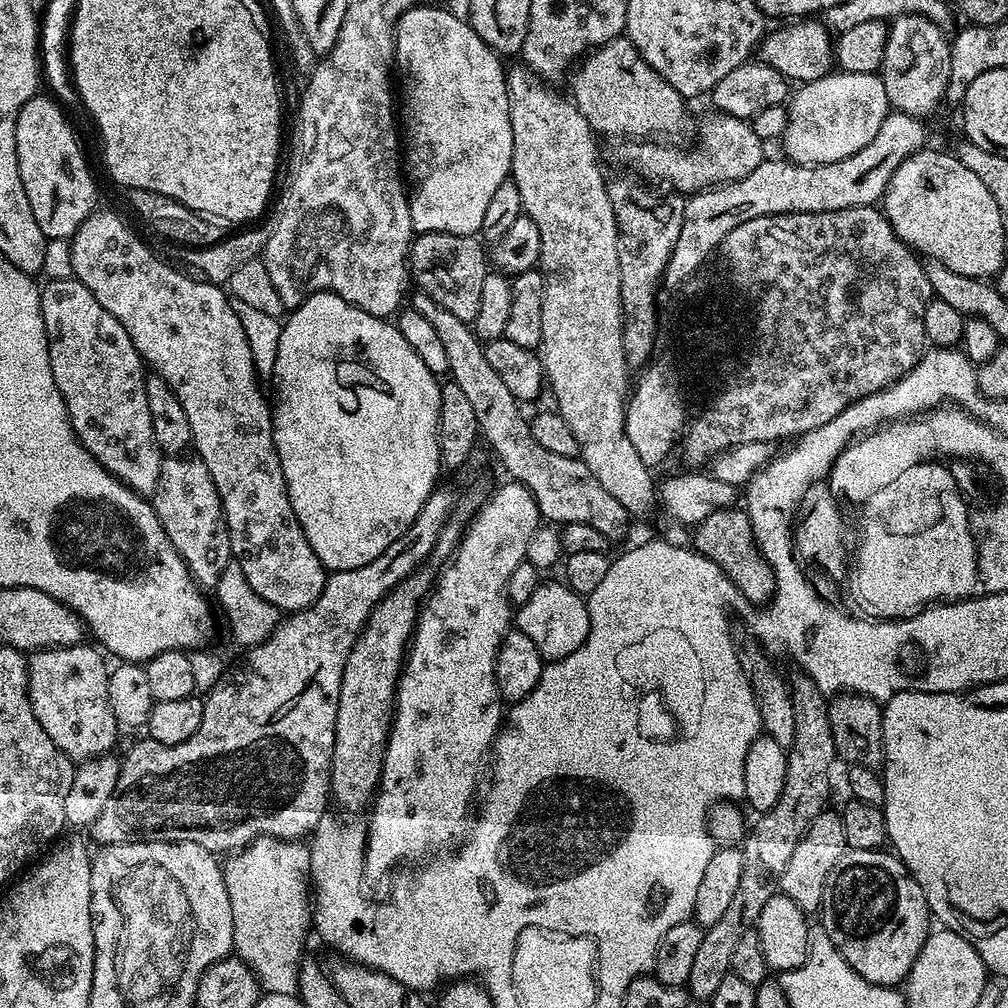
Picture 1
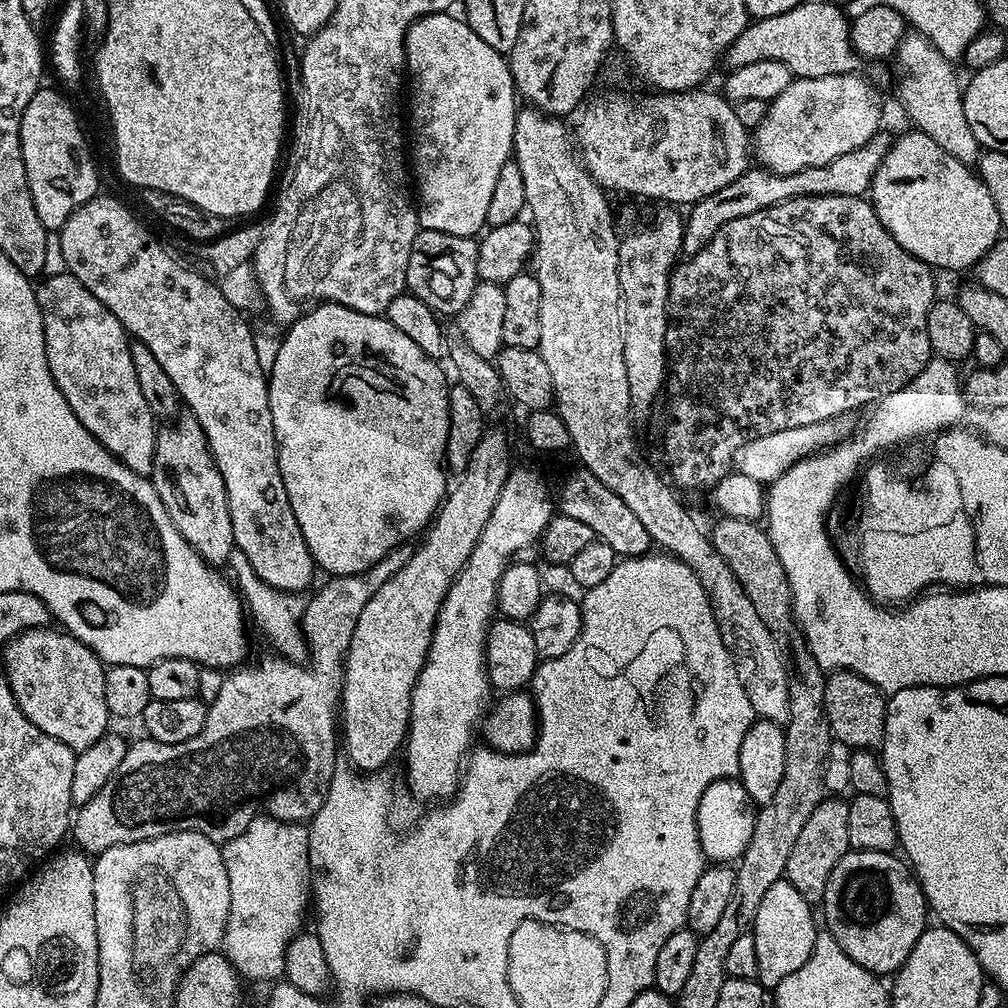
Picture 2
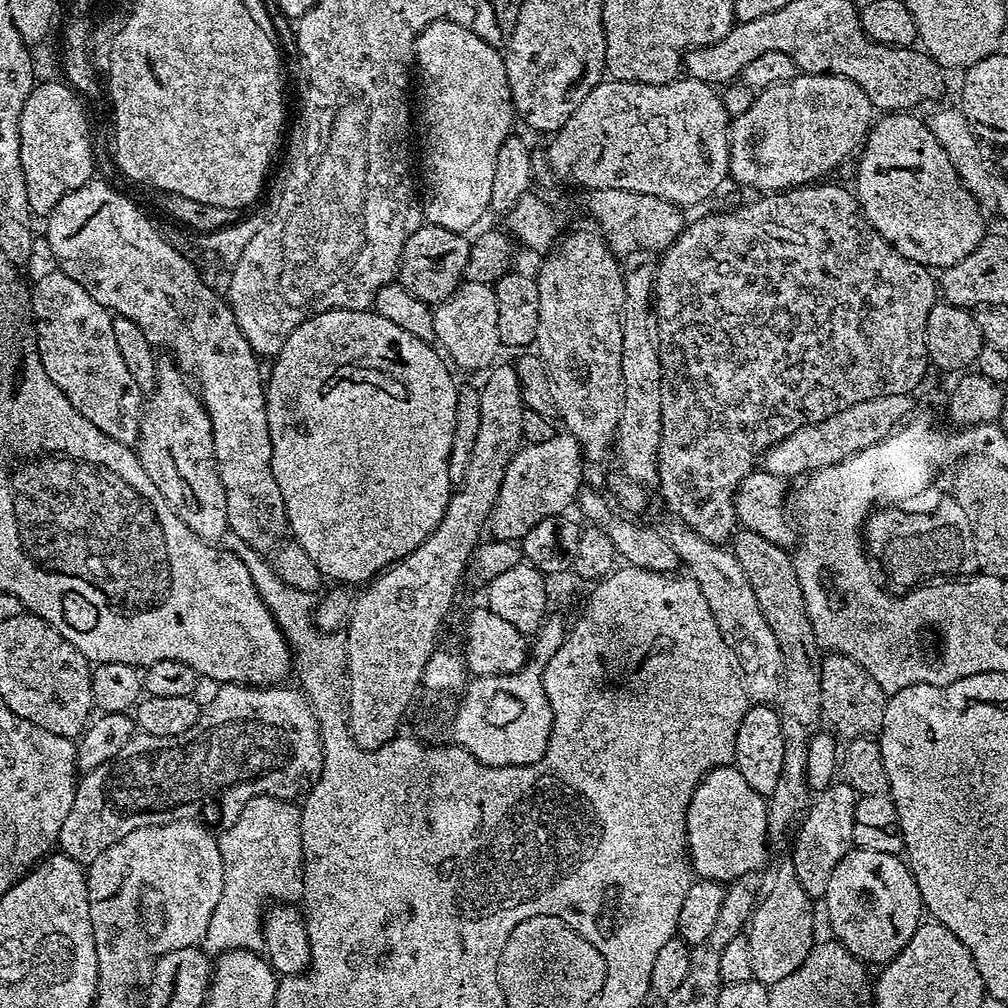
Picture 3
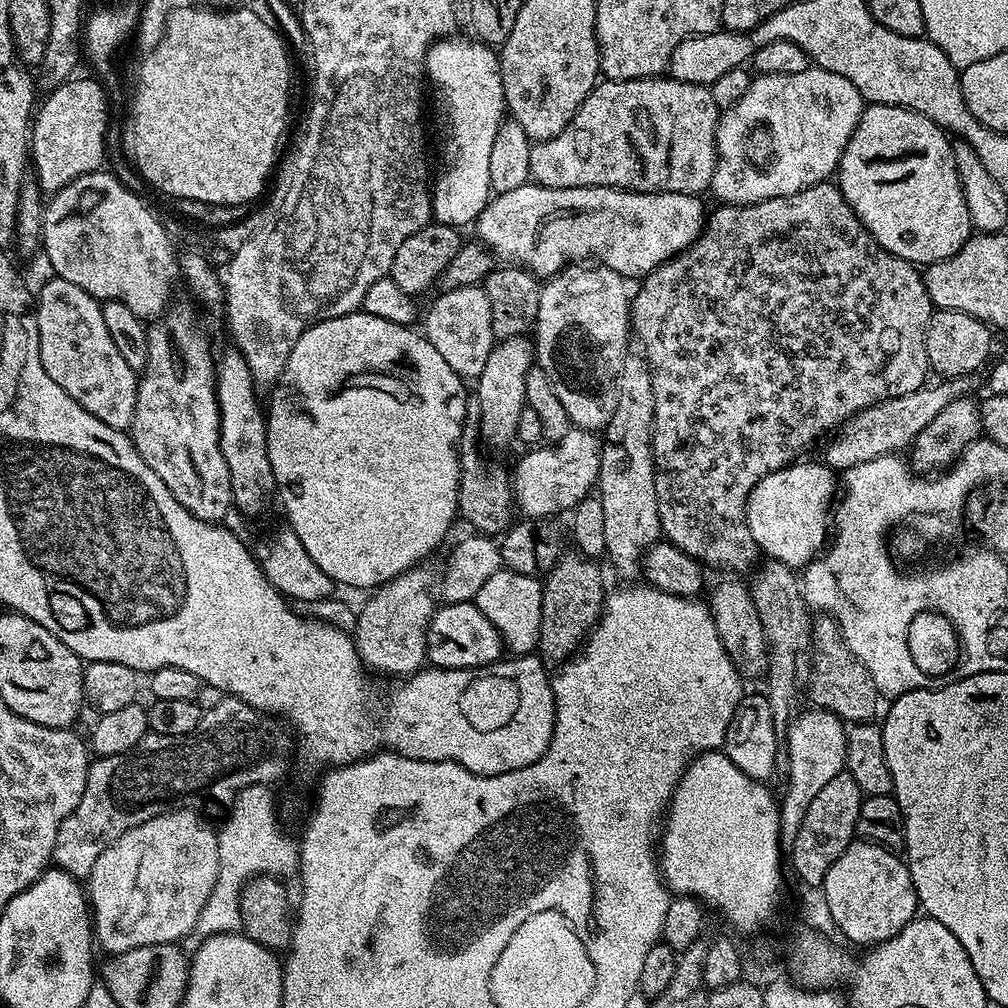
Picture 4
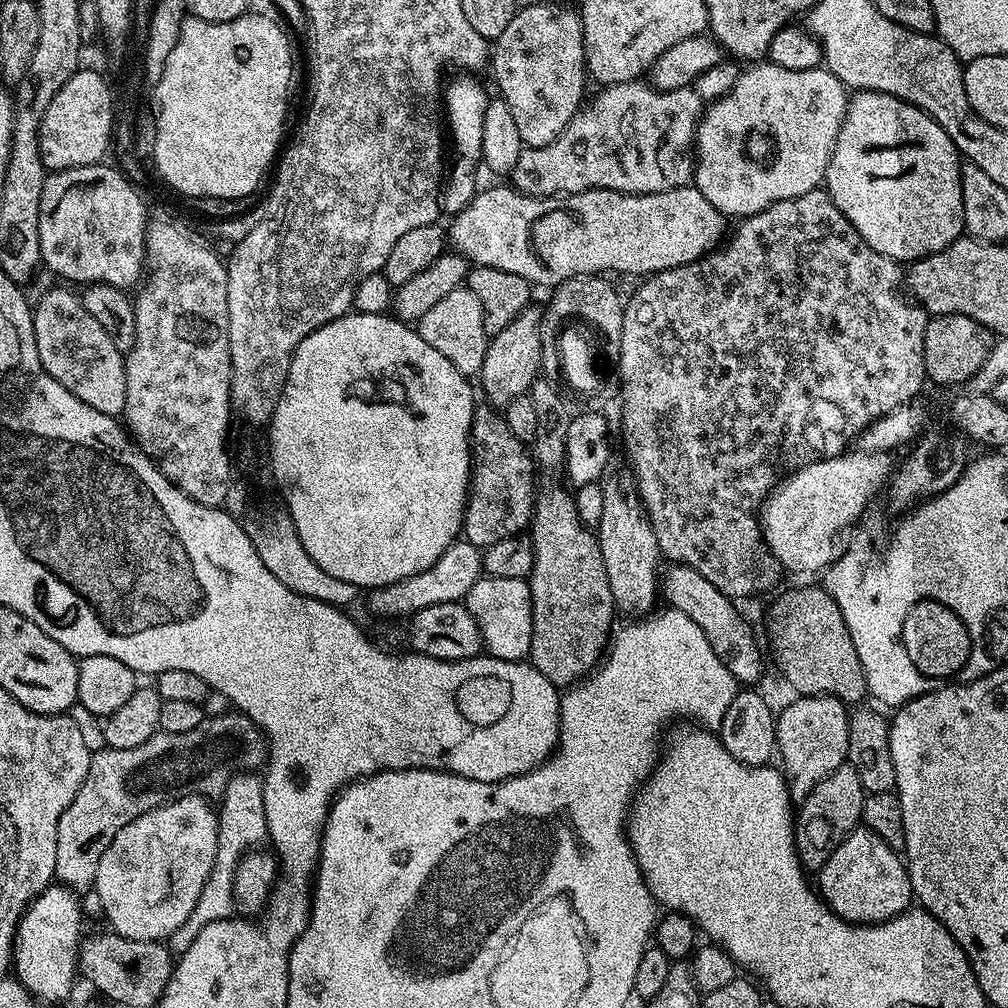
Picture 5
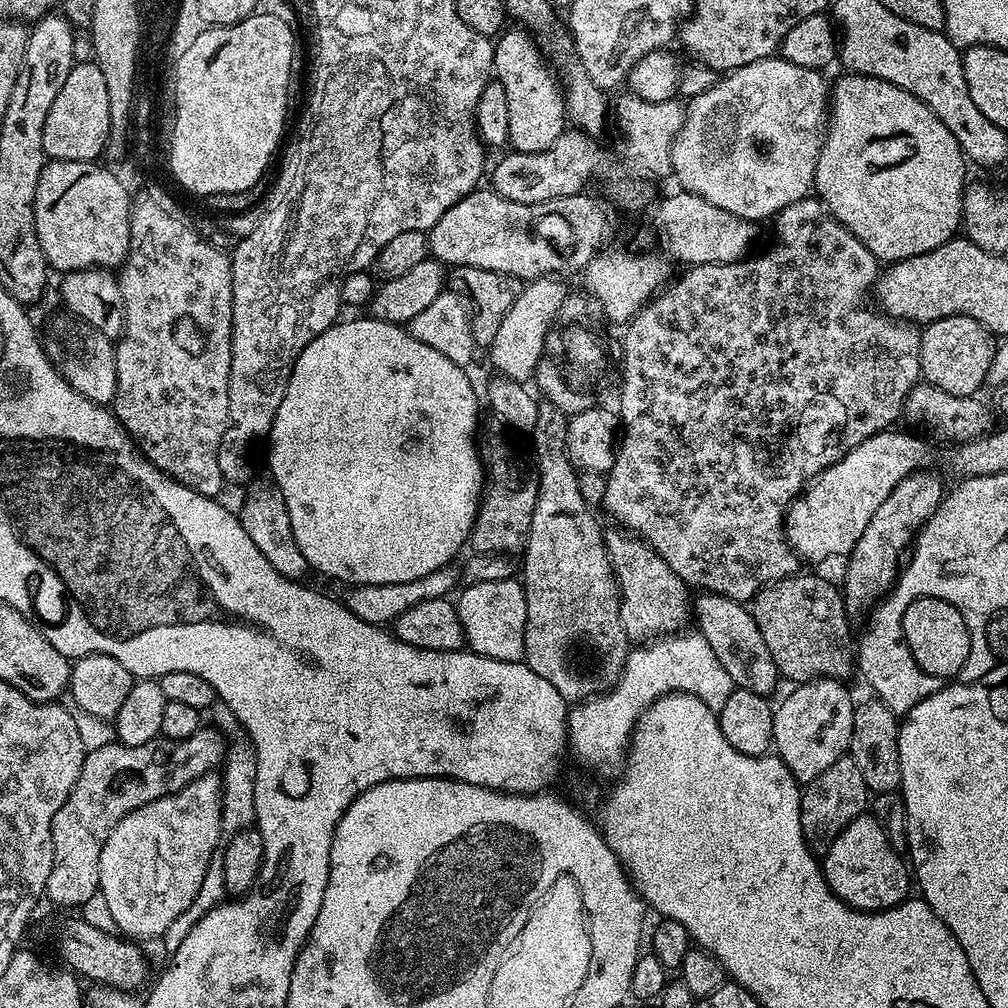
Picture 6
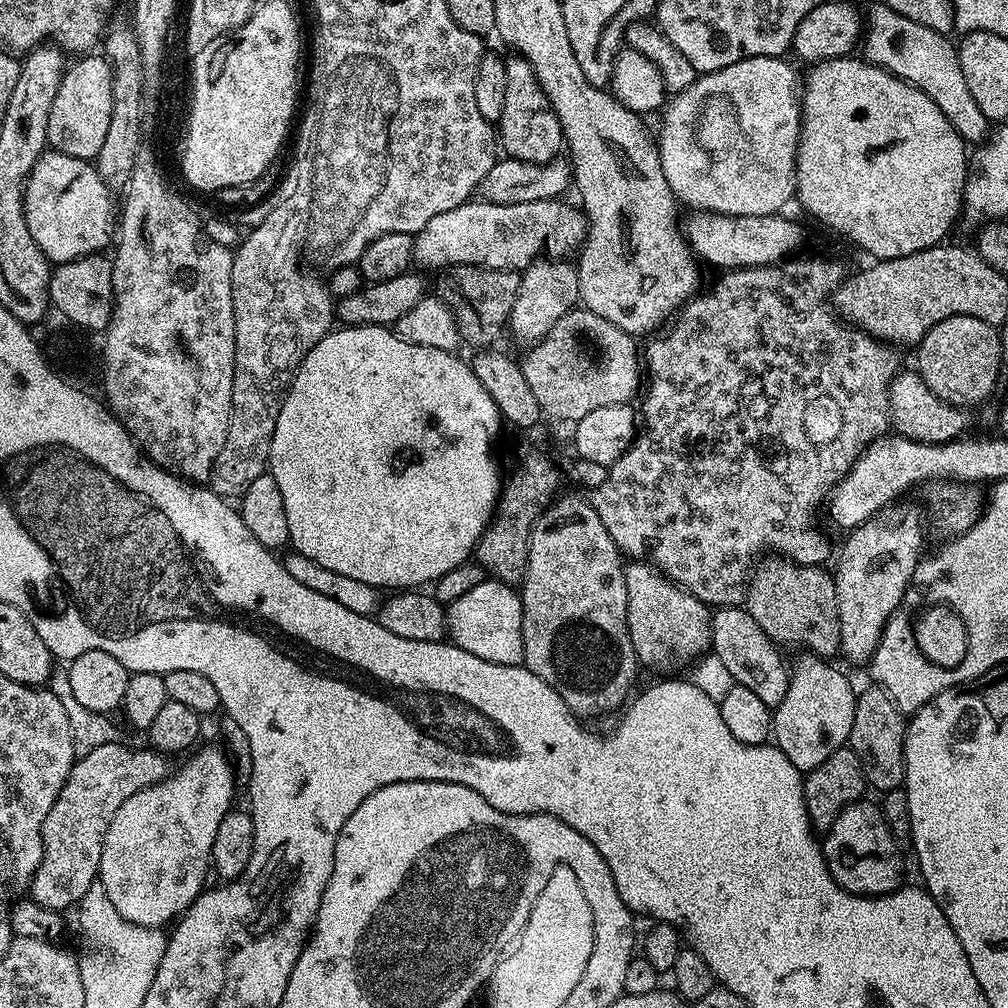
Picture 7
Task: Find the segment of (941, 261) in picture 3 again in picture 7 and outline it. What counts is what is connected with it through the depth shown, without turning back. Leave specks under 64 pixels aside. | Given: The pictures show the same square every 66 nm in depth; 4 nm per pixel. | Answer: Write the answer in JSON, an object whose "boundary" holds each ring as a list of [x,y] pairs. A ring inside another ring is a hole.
{"boundary":[[[839,56],[836,60],[822,60],[811,65],[808,80],[802,84],[802,125],[800,142],[796,148],[796,191],[795,199],[816,220],[821,220],[828,228],[833,228],[840,236],[853,240],[864,252],[869,252],[876,260],[902,258],[906,254],[914,254],[918,250],[932,248],[945,239],[944,236],[952,228],[956,216],[961,215],[964,202],[964,183],[968,181],[969,153],[964,153],[966,141],[954,130],[954,126],[938,110],[938,106],[922,90],[908,84],[902,78],[890,74],[877,64],[869,64],[863,58]]]}

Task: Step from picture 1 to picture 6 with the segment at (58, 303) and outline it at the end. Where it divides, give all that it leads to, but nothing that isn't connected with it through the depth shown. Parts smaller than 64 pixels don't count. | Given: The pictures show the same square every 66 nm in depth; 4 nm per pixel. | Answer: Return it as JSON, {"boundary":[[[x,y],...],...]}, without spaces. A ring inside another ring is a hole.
{"boundary":[[[63,314],[52,324],[52,337],[46,340],[46,351],[49,360],[55,364],[60,375],[78,394],[90,398],[96,404],[108,406],[115,401],[118,386],[116,369],[116,349],[113,341],[86,322],[77,320],[71,315]]]}

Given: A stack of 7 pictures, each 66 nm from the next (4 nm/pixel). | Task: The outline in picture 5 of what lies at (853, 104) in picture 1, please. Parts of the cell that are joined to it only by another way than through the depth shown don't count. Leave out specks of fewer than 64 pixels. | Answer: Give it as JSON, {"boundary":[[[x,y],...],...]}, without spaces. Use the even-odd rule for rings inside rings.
{"boundary":[[[756,62],[745,67],[741,71],[737,82],[734,83],[733,88],[724,97],[718,97],[703,109],[703,116],[700,117],[696,128],[694,143],[694,187],[702,194],[702,198],[706,198],[706,202],[710,202],[710,206],[717,208],[725,218],[753,216],[762,210],[766,210],[774,202],[798,198],[810,190],[821,187],[824,184],[824,175],[828,169],[828,163],[832,157],[832,151],[836,145],[844,115],[848,109],[849,99],[849,89],[845,88],[844,83],[824,66],[811,68],[810,70],[785,70],[783,66],[774,66],[767,62]]]}

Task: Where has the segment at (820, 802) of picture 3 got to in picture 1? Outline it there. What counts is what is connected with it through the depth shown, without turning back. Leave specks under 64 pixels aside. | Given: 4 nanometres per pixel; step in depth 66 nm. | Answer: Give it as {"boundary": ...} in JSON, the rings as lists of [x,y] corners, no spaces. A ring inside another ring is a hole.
{"boundary":[[[832,810],[821,812],[798,842],[794,858],[786,862],[786,870],[782,870],[778,892],[790,898],[804,913],[819,913],[826,878],[830,878],[830,870],[834,870],[838,858],[842,858],[847,851],[849,846],[846,842],[846,830],[842,830],[839,815],[835,811],[832,813]]]}

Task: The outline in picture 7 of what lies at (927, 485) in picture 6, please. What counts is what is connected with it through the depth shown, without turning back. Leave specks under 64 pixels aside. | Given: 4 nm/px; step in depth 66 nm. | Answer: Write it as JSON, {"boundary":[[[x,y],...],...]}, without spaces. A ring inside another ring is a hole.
{"boundary":[[[893,503],[883,508],[866,522],[851,529],[840,548],[840,557],[834,567],[834,579],[836,581],[836,597],[838,598],[838,622],[840,623],[840,650],[839,655],[845,656],[852,664],[860,664],[871,661],[876,653],[878,642],[884,633],[884,627],[888,619],[901,607],[904,595],[908,589],[908,583],[916,565],[920,563],[922,556],[920,547],[924,544],[924,526],[922,520],[922,508],[916,504]]]}

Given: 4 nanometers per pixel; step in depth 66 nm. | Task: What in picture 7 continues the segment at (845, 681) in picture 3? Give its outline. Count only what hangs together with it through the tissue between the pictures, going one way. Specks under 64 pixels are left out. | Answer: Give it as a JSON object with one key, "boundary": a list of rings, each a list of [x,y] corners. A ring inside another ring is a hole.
{"boundary":[[[764,558],[755,565],[744,593],[744,611],[762,626],[762,630],[777,646],[802,648],[805,653],[821,658],[835,657],[840,650],[840,623],[838,622],[838,598],[836,581],[831,571],[811,564],[796,564],[787,558]]]}

